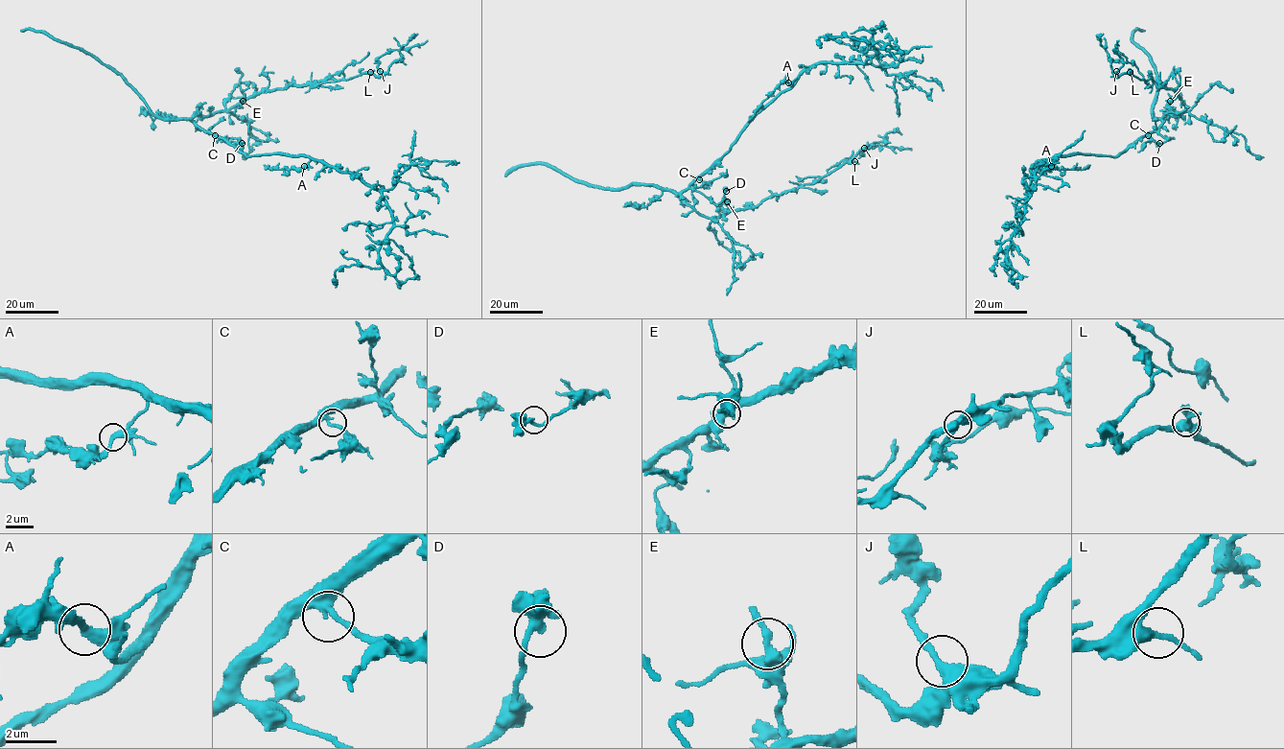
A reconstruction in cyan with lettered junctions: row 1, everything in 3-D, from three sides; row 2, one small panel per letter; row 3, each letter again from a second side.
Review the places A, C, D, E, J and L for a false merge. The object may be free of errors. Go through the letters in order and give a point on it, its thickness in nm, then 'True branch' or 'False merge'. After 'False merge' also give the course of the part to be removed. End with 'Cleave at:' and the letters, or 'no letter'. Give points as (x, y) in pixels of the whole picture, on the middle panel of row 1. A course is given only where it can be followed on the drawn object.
A: Place: (788, 82). Thickness 340 nm. True branch
C: Place: (699, 179). Thickness 320 nm. True branch
D: Place: (726, 191). Thickness 320 nm. True branch
E: Place: (727, 201). Thickness 360 nm. True branch
J: Place: (864, 148). Thickness 360 nm. True branch
L: Place: (854, 161). Thickness 360 nm. True branch
Cleave at: no letter

